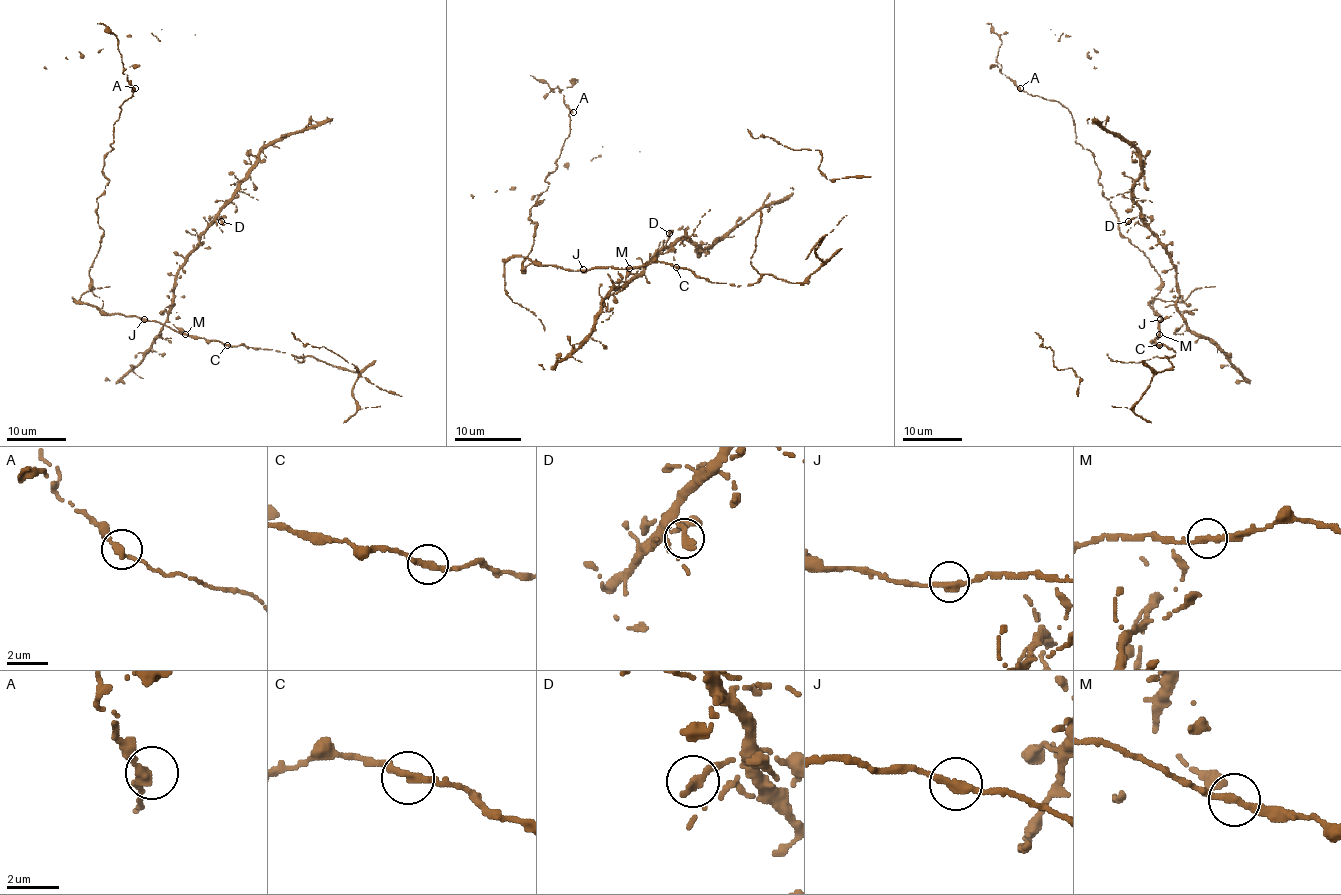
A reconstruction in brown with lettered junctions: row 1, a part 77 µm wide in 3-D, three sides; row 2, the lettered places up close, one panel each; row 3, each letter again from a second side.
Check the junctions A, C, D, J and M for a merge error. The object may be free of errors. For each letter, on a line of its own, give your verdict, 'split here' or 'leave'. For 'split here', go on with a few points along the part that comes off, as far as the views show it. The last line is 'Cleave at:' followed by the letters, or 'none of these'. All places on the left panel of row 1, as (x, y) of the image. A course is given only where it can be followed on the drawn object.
A: leave
C: leave
D: leave
J: leave
M: leave
Cleave at: none of these

